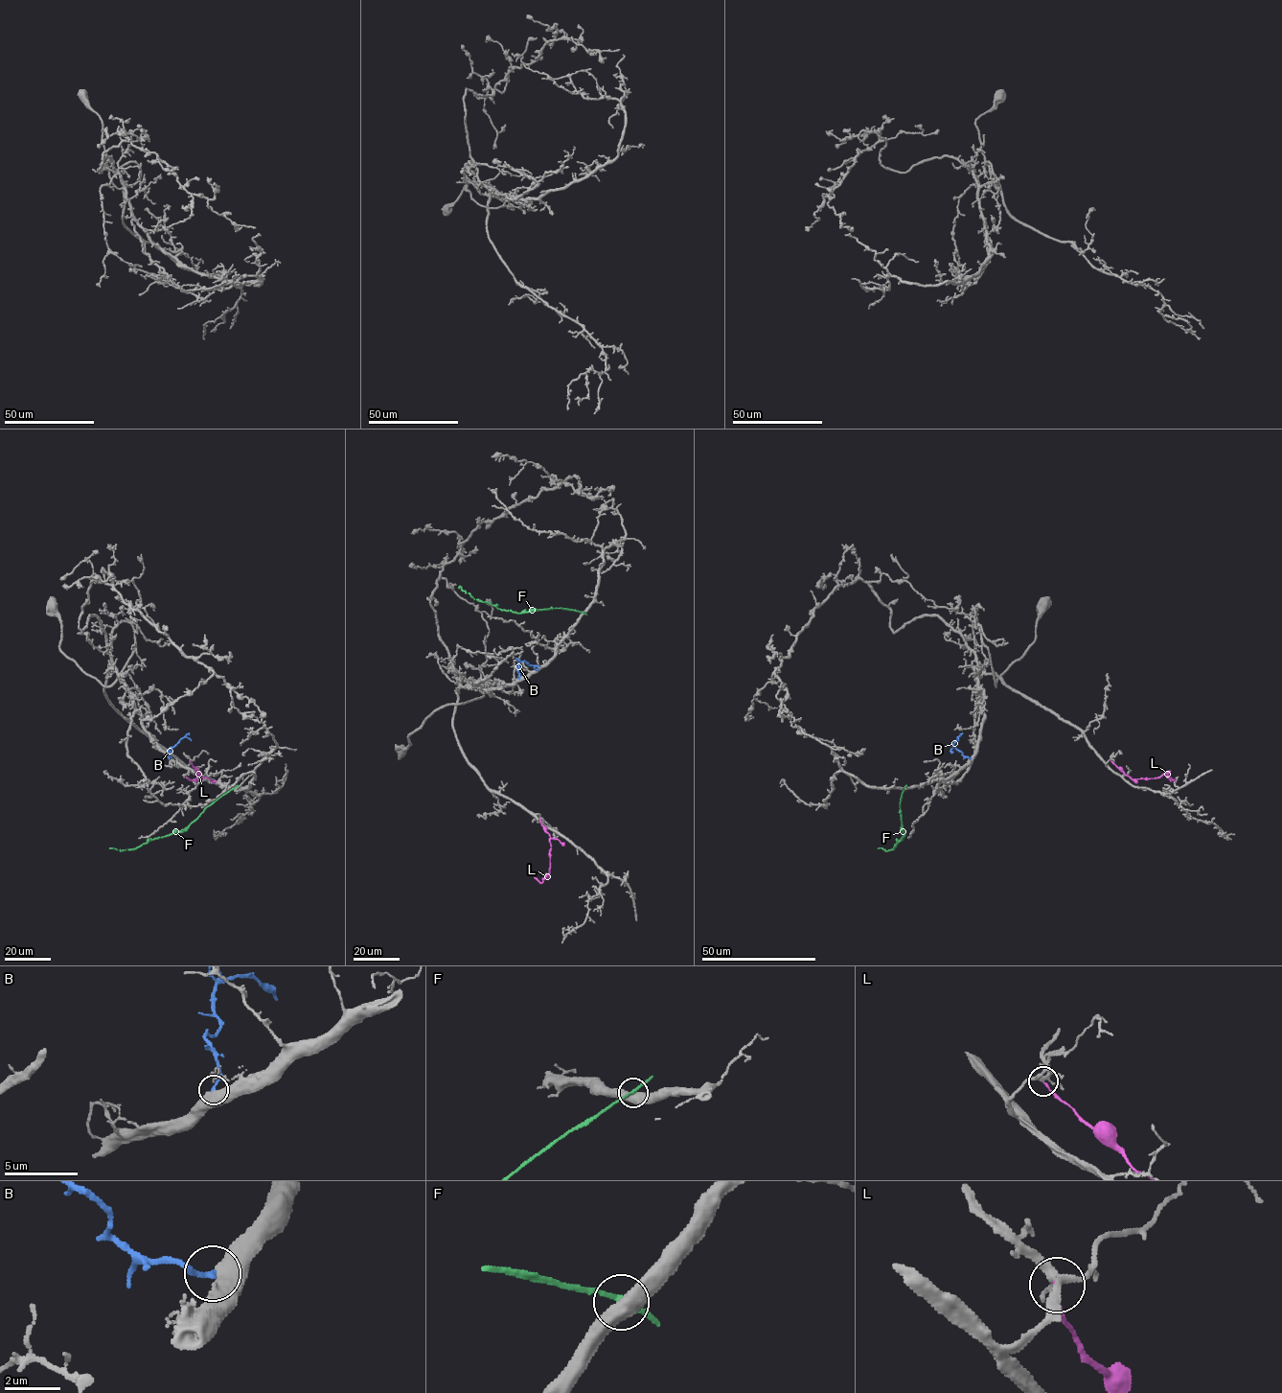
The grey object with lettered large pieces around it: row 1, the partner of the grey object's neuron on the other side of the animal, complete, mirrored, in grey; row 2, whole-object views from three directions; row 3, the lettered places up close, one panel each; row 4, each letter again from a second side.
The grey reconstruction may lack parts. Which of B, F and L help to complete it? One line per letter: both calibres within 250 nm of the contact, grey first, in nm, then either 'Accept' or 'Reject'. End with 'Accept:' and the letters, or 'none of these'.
B: Thickness 500 nm (grey) against 200 nm. Accept
F: Thickness 550 nm (grey) against 170 nm. Reject
L: Thickness 240 nm (grey) against 130 nm. Reject
Accept: B

